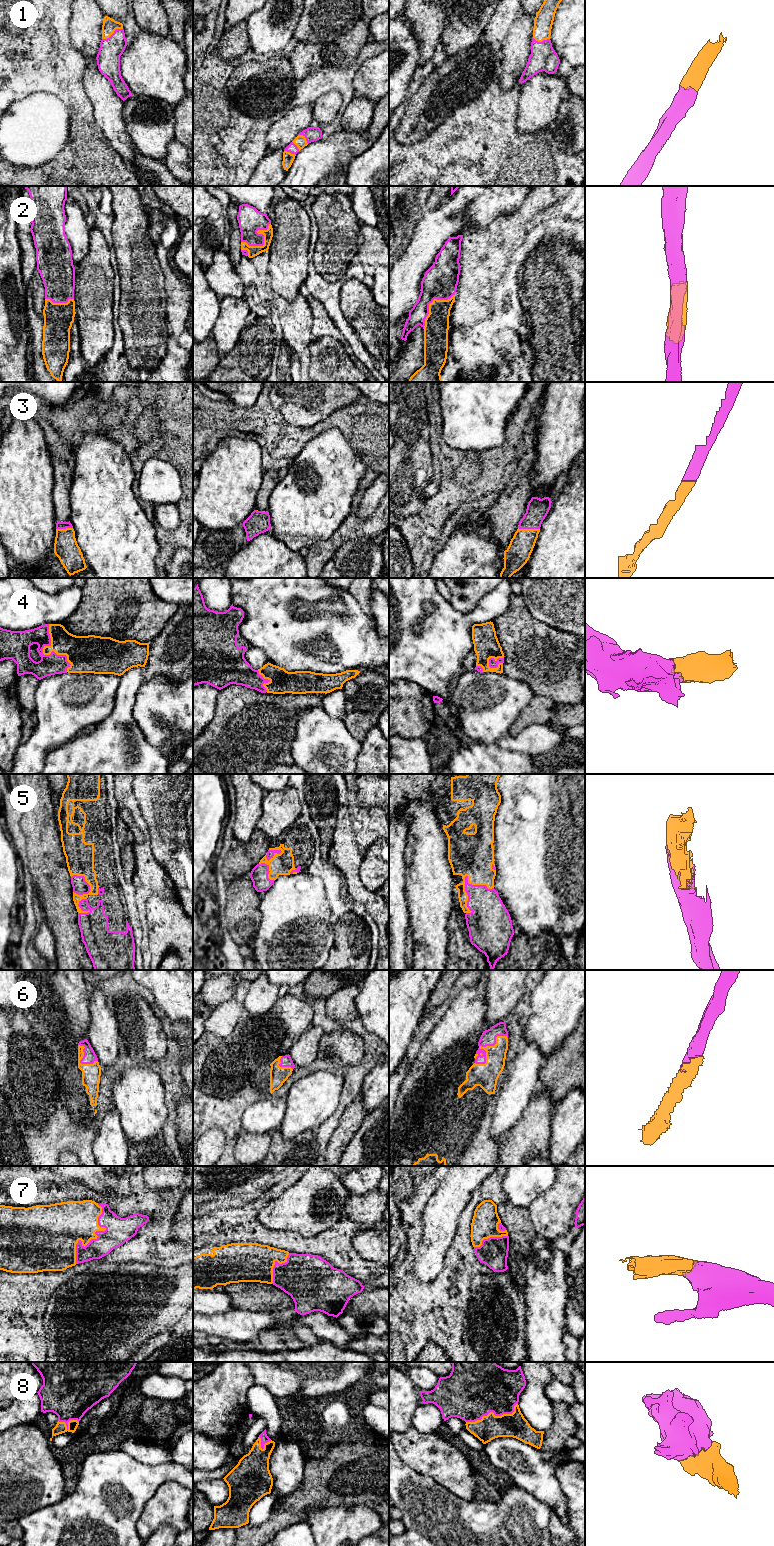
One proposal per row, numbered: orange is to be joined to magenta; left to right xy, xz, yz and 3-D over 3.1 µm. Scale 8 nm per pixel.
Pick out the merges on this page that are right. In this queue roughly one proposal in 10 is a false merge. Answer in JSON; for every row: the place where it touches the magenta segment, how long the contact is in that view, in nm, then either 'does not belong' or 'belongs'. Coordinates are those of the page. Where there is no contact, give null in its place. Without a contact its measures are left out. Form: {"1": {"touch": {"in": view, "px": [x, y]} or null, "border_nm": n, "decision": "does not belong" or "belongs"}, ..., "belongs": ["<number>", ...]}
{"1": {"touch": {"in": "xy", "px": [113, 33]}, "border_nm": 190, "decision": "belongs"}, "2": {"touch": {"in": "xz", "px": [263, 240]}, "border_nm": 280, "decision": "belongs"}, "3": {"touch": {"in": "yz", "px": [528, 528]}, "border_nm": 180, "decision": "belongs"}, "4": {"touch": {"in": "xy", "px": [46, 655]}, "border_nm": 420, "decision": "belongs"}, "5": {"touch": {"in": "yz", "px": [467, 894]}, "border_nm": 320, "decision": "belongs"}, "6": {"touch": {"in": "yz", "px": [485, 1046]}, "border_nm": 340, "decision": "belongs"}, "7": {"touch": {"in": "xy", "px": [97, 1237]}, "border_nm": 500, "decision": "belongs"}, "8": {"touch": {"in": "yz", "px": [493, 1412]}, "border_nm": 440, "decision": "belongs"}, "belongs": ["1", "2", "3", "4", "5", "6", "7", "8"]}

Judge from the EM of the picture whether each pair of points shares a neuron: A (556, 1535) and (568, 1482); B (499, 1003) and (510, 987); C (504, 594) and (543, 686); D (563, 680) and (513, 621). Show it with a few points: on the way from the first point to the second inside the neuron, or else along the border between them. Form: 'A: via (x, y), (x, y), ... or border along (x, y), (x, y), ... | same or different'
A: via (570, 1525), (574, 1521), (574, 1496) | same
B: via (500, 999), (506, 991) | same
C: border along (512, 593), (509, 599), (509, 608), (493, 620) | different
D: via (549, 665), (521, 636) | same

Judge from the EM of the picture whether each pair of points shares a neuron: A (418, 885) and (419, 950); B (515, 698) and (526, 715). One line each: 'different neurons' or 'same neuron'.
A: same neuron
B: different neurons

